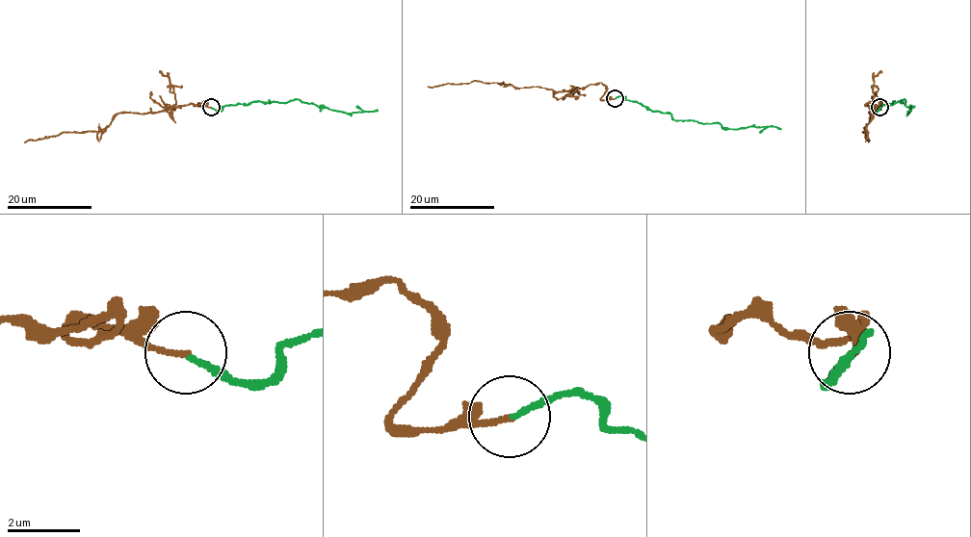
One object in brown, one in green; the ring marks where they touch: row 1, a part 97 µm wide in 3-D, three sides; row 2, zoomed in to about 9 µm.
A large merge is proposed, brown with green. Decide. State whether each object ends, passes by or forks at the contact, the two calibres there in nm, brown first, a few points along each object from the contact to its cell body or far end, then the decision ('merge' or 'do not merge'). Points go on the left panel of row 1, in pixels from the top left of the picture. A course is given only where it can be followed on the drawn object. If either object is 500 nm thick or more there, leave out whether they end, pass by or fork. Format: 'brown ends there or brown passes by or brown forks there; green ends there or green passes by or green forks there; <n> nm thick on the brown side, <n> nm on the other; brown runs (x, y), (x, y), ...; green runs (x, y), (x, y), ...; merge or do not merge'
brown ends there; green ends there; 150 nm thick on the brown side, 140 nm on the other; brown runs (212, 108), (188, 103), (166, 111), (118, 113), (97, 131), (61, 132), (24, 142); green runs (212, 108), (220, 111), (225, 105), (288, 102), (297, 99), (346, 113), (378, 110); do not merge

